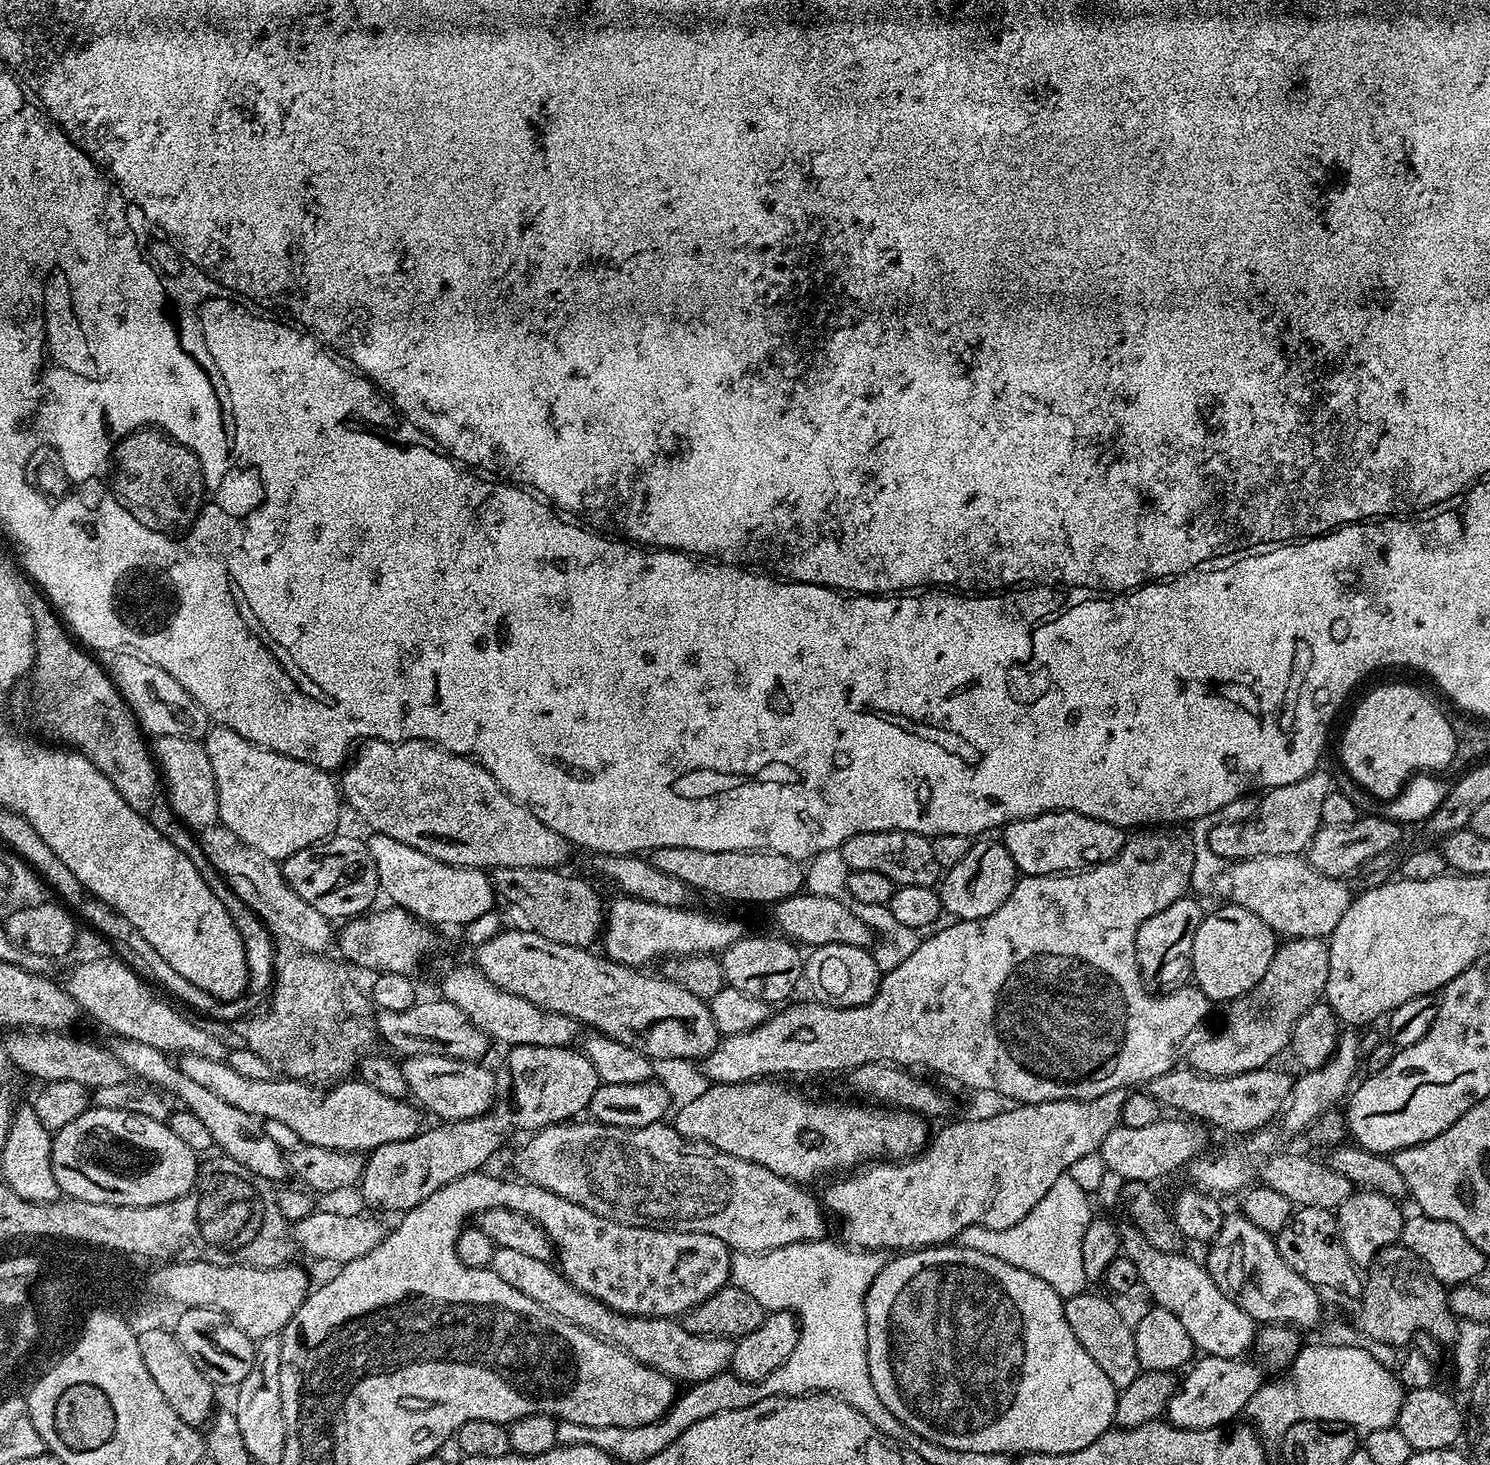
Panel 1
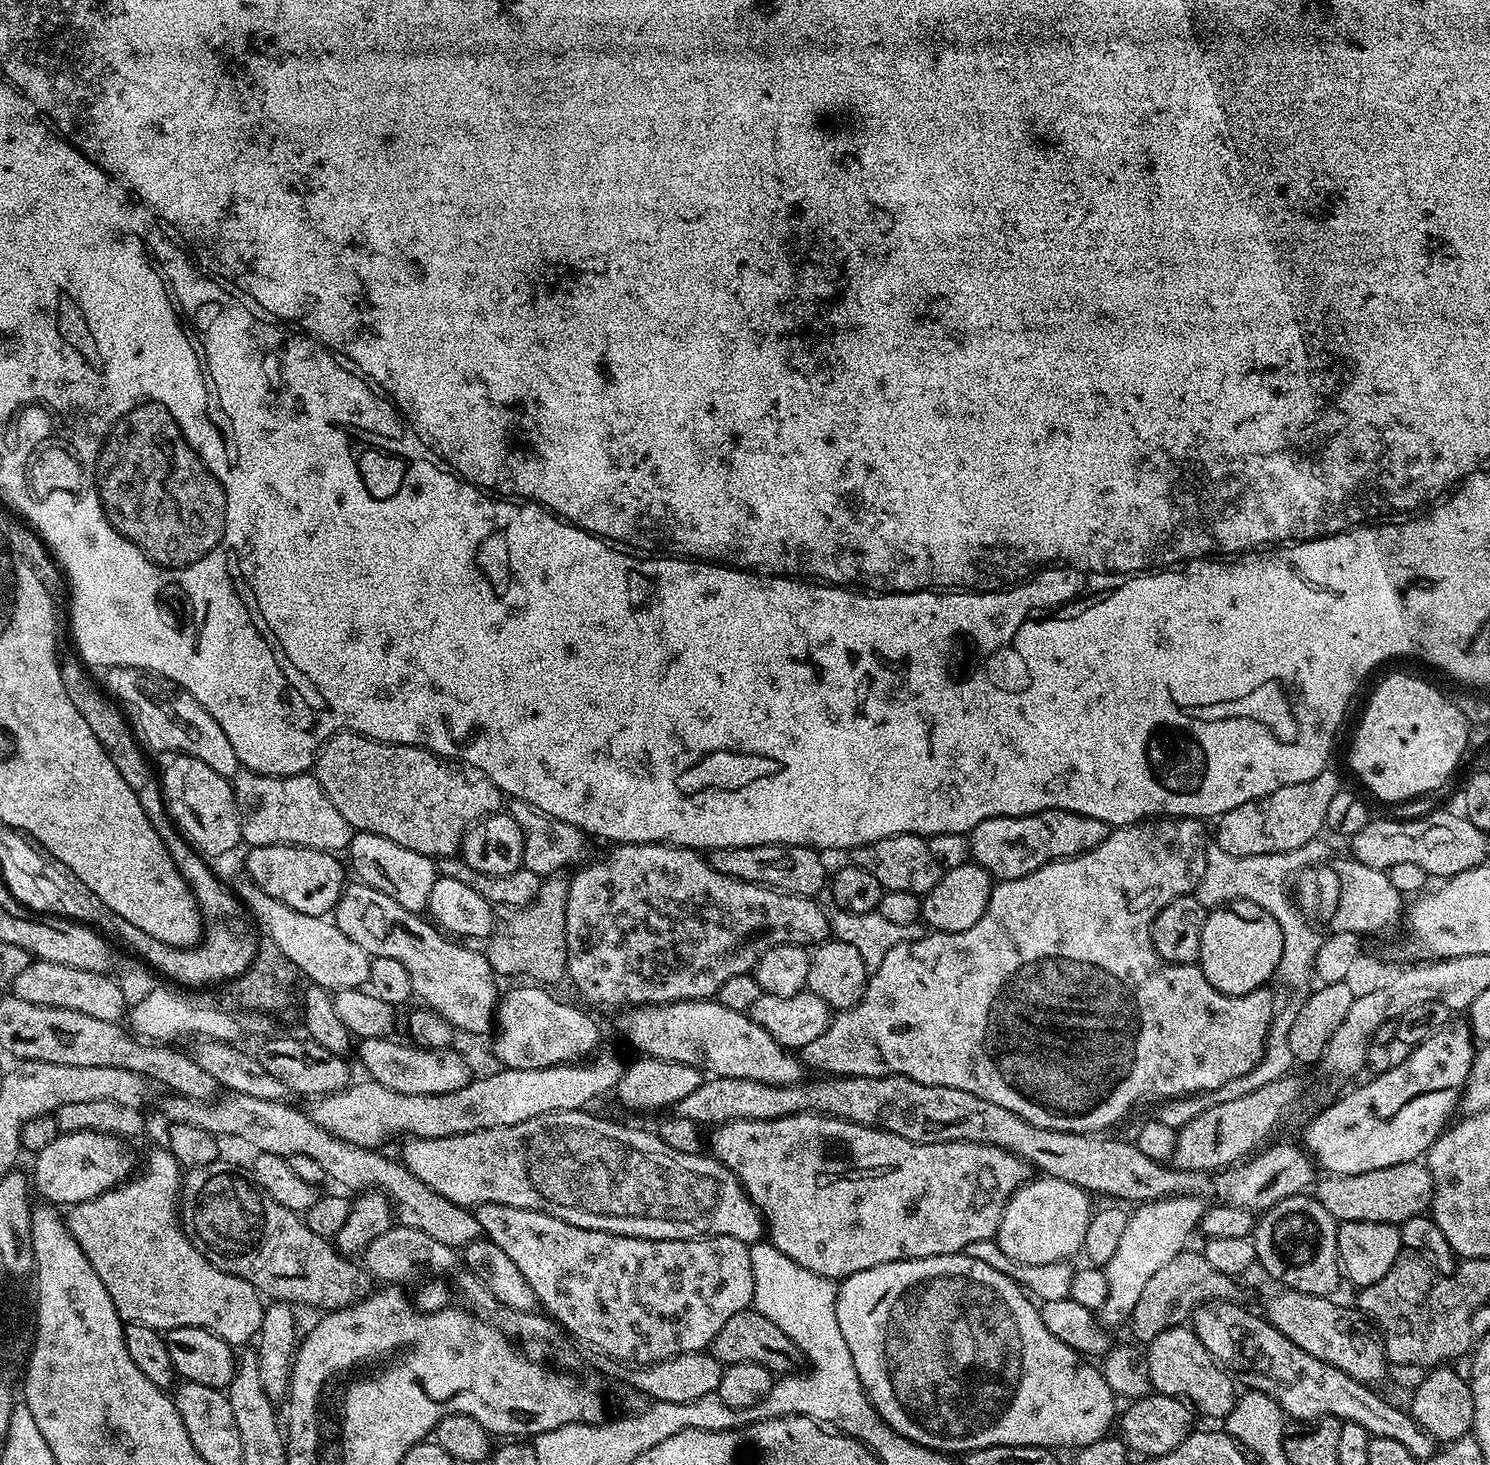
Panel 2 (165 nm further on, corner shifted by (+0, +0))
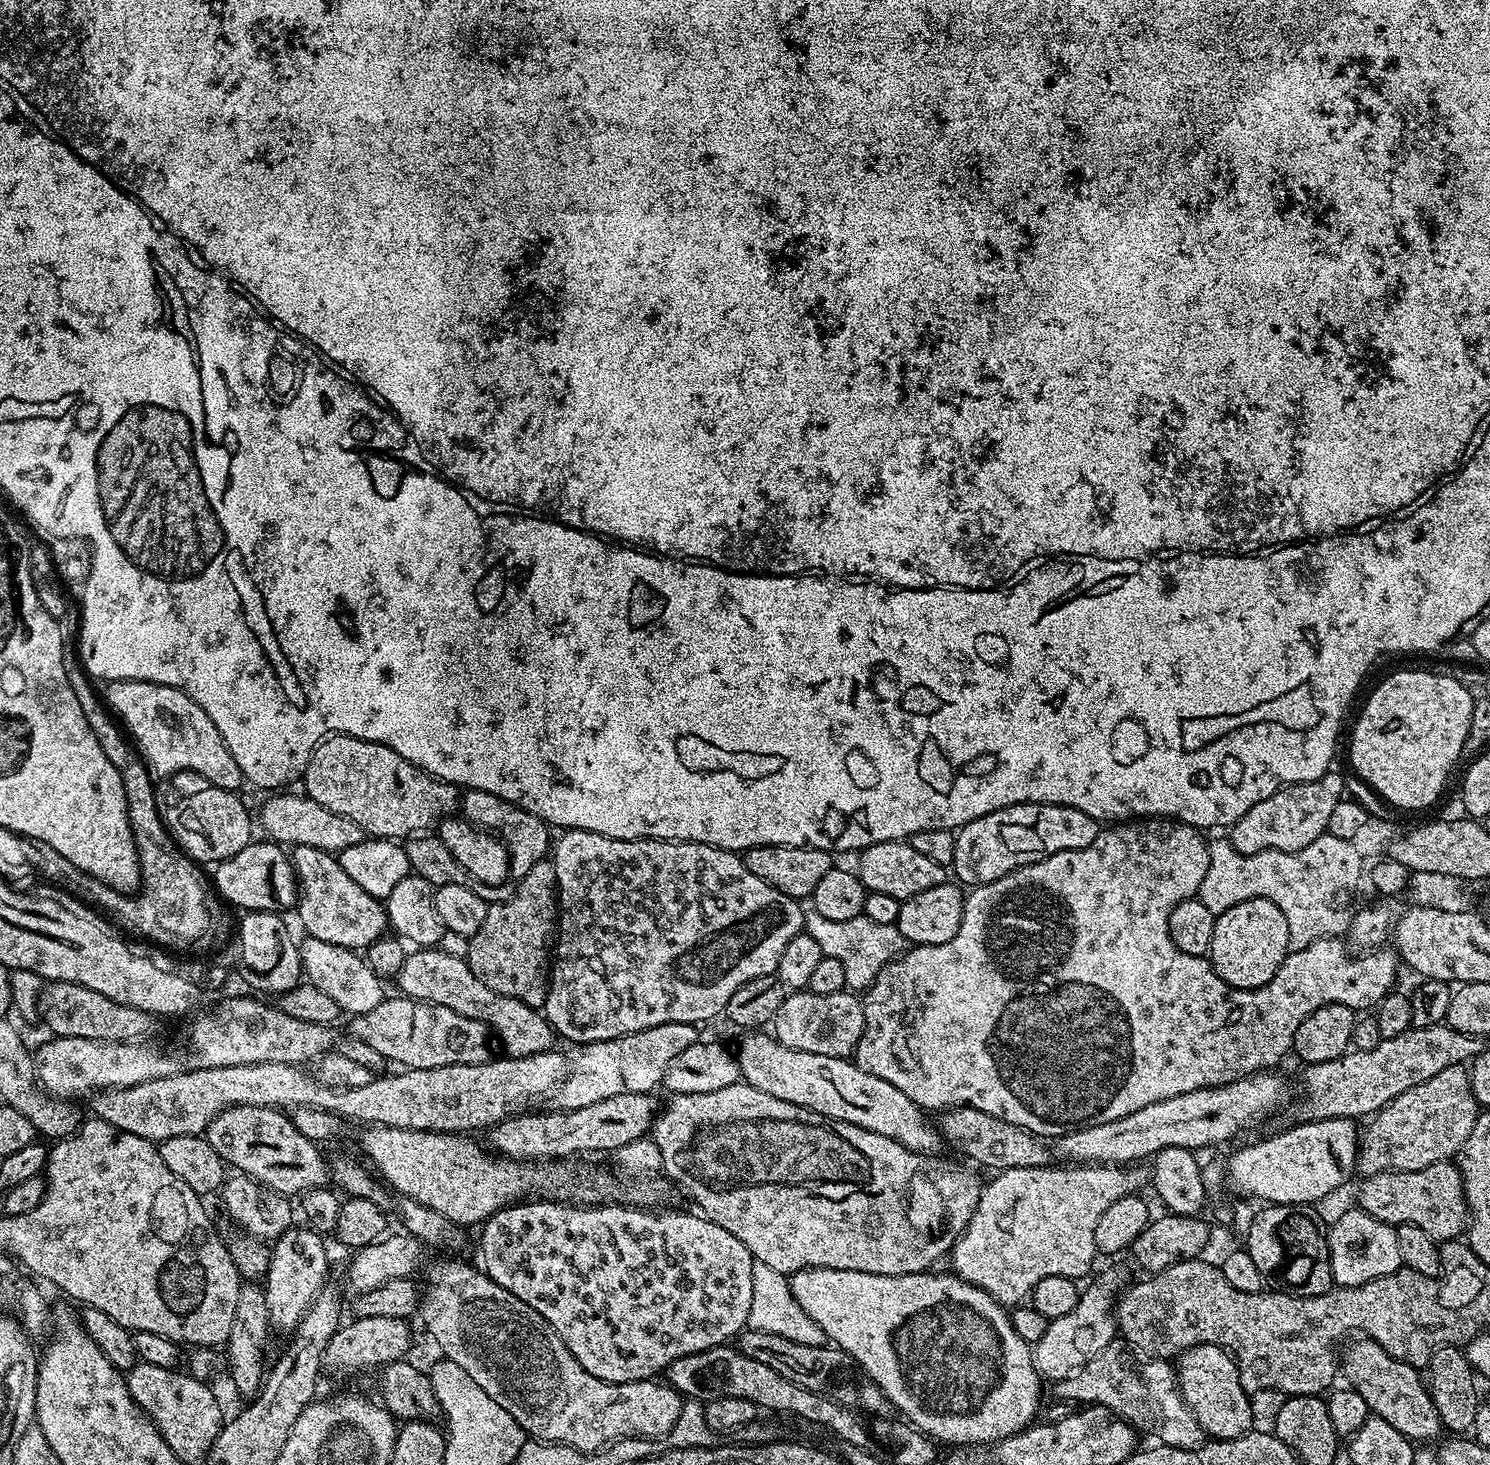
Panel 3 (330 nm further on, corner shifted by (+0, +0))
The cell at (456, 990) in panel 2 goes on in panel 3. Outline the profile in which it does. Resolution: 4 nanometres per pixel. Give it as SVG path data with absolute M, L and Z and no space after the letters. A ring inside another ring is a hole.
M295 846L291 849L290 859L292 869L296 872L298 881L298 913L300 912L300 924L307 935L318 938L322 942L330 942L334 946L351 948L353 950L367 950L375 940L385 935L389 927L385 905L376 897L366 894L346 870L342 870L339 859L333 853L323 852L314 846Z

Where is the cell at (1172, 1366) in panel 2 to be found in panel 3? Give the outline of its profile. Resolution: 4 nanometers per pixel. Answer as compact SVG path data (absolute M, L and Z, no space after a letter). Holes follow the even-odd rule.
M1199 1344L1178 1357L1174 1364L1181 1398L1193 1412L1205 1437L1229 1440L1253 1431L1252 1404L1240 1381L1240 1370L1231 1351L1218 1344Z

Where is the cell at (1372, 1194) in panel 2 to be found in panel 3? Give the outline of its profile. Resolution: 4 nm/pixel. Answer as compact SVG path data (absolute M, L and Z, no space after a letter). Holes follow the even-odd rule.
M1443 1160L1434 1166L1426 1166L1426 1170L1379 1172L1373 1176L1365 1176L1359 1182L1359 1211L1393 1226L1418 1226L1438 1242L1452 1240L1459 1232L1461 1235L1470 1219L1464 1180L1455 1163Z

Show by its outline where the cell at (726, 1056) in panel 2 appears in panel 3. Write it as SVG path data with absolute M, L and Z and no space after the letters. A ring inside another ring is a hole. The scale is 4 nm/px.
M756 1030L745 1036L748 1037L741 1042L740 1052L735 1053L743 1083L766 1094L774 1094L774 1098L782 1098L782 1102L794 1102L794 1106L802 1106L831 1120L850 1122L866 1130L886 1134L886 1138L894 1138L894 1142L902 1142L902 1146L915 1152L936 1154L941 1151L942 1137L937 1125L933 1121L931 1124L924 1117L927 1116L925 1109L906 1098L898 1086L890 1086L890 1082L874 1078L874 1074L866 1074L866 1070L843 1056L806 1054L806 1050L782 1046L775 1035L764 1030Z

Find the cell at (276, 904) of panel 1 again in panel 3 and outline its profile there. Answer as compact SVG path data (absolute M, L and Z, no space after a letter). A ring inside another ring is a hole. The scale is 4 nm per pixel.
M305 935L299 941L300 967L307 983L318 986L322 994L327 994L338 1002L341 1013L361 1016L374 1010L386 999L386 991L382 985L381 977L370 970L367 959L359 951L342 946L334 946L330 942L322 942L318 938Z

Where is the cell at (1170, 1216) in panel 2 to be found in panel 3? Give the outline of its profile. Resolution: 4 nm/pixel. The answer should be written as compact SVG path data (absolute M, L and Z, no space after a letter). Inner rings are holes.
M1108 1272L1101 1280L1094 1281L1088 1289L1085 1287L1081 1291L1078 1306L1074 1306L1070 1314L1062 1314L1062 1318L1048 1322L1046 1334L1042 1334L1042 1338L1034 1345L1036 1369L1045 1381L1053 1382L1071 1376L1117 1339L1115 1311L1121 1288L1122 1284L1116 1281L1115 1274Z

